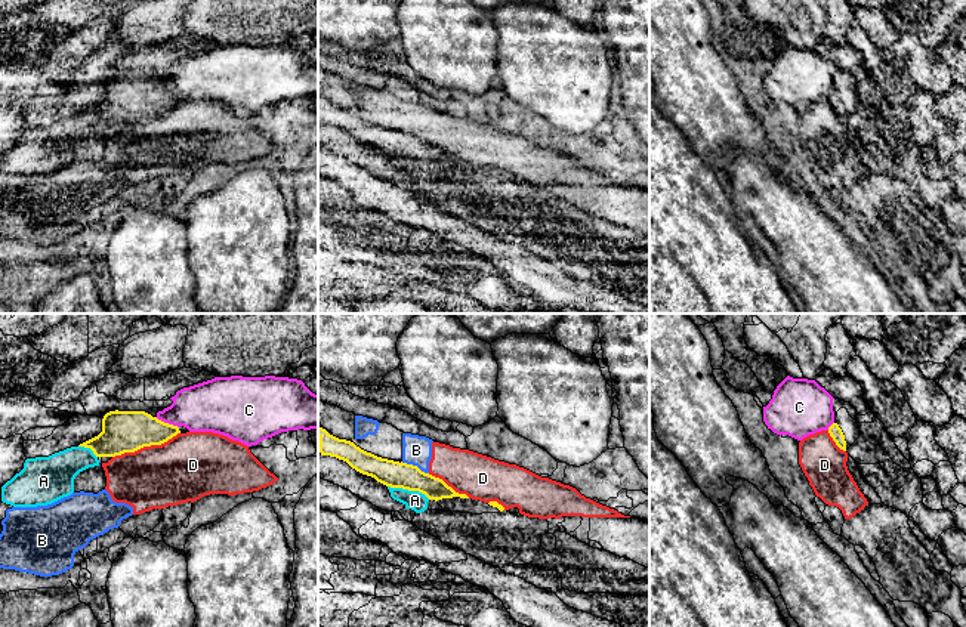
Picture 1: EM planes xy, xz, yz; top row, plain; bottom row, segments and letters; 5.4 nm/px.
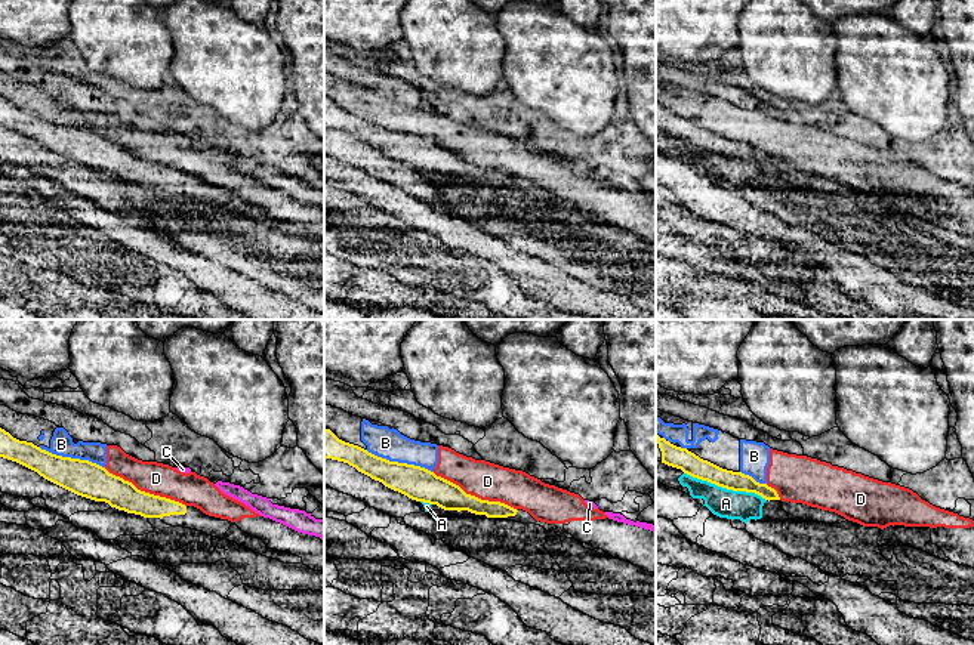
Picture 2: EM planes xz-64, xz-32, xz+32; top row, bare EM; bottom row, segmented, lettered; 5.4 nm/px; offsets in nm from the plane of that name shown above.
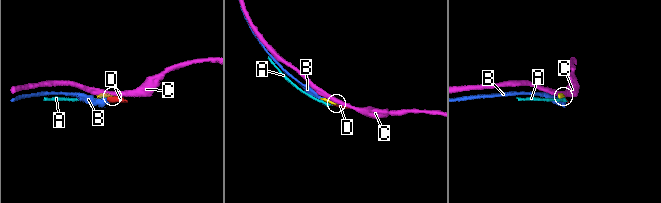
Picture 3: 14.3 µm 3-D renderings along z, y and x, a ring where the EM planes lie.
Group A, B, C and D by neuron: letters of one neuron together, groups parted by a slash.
A / B D / C

